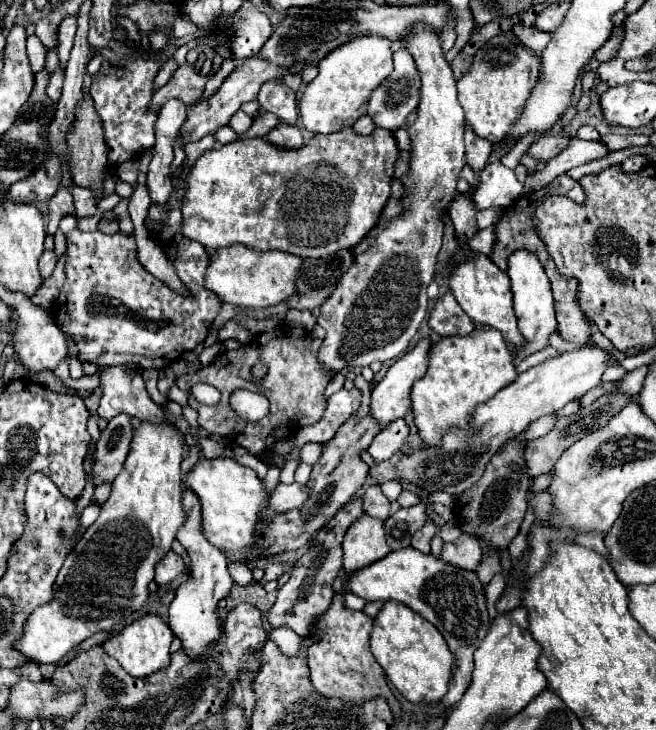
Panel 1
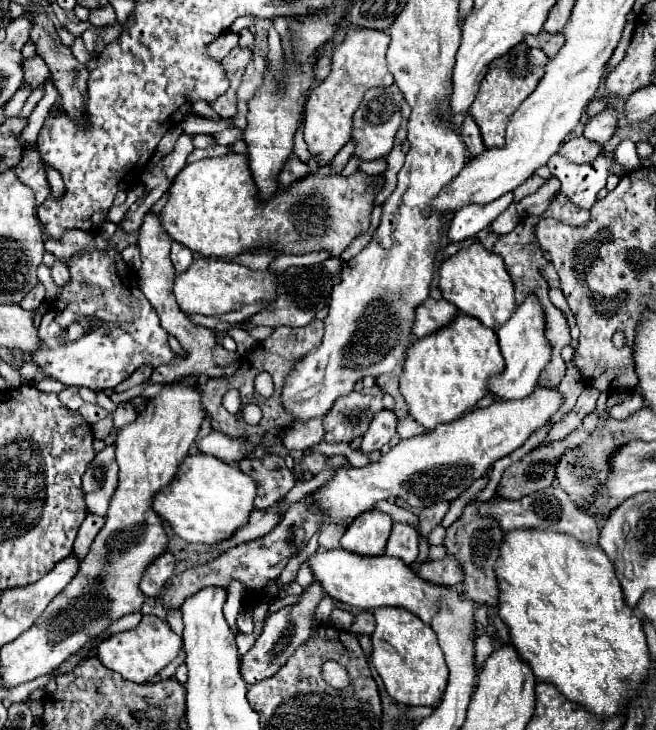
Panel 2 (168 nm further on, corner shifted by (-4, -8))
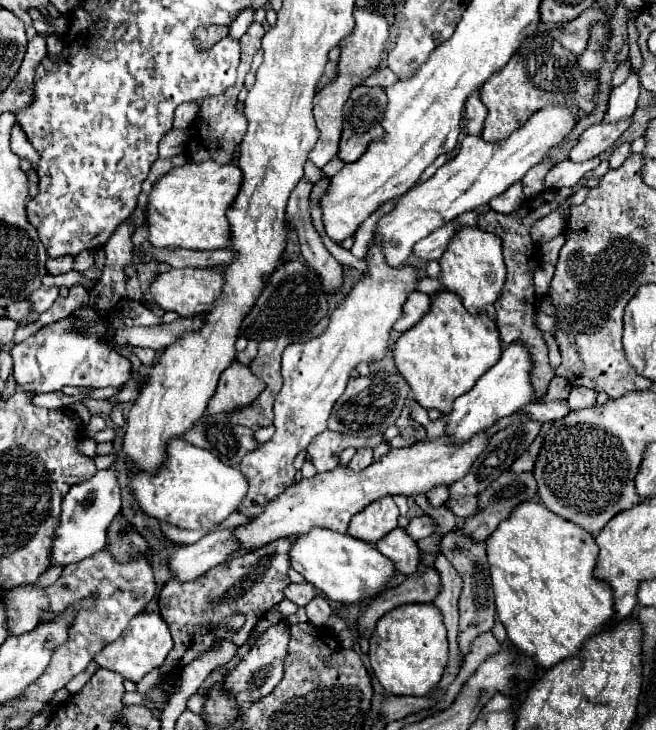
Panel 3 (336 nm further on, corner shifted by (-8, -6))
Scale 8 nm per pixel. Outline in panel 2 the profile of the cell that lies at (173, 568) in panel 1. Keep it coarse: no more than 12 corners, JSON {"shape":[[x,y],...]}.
{"shape":[[164,552],[140,578],[140,590],[154,596],[174,574],[174,556]]}

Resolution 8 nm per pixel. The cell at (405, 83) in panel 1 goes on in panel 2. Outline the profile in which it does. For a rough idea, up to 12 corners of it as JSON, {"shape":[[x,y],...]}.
{"shape":[[396,84],[370,88],[352,116],[352,154],[386,156],[400,128]]}

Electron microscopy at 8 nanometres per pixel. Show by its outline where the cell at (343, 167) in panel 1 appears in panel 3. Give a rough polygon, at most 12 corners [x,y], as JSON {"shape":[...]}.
{"shape":[[188,162],[148,196],[156,248],[230,246],[236,164]]}

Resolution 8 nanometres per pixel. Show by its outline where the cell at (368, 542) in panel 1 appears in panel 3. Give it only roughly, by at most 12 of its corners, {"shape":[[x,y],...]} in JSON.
{"shape":[[390,496],[352,518],[348,534],[376,544],[398,526]]}

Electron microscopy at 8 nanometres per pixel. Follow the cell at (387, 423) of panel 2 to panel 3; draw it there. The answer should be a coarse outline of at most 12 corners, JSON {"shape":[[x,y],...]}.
{"shape":[[358,448],[350,468],[362,470],[374,462],[372,448]]}

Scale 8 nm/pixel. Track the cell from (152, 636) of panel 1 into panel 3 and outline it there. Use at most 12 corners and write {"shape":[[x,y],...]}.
{"shape":[[158,612],[132,618],[94,662],[140,682],[164,664],[170,630]]}

